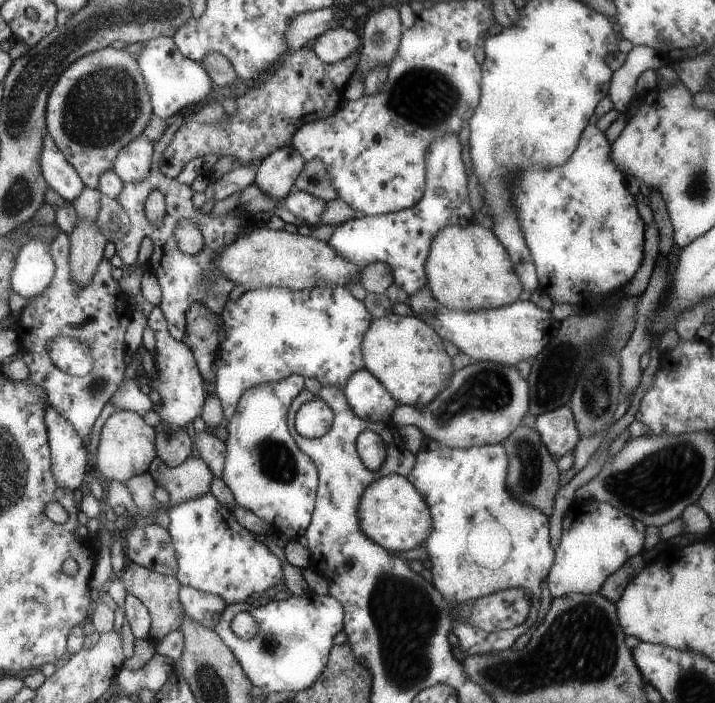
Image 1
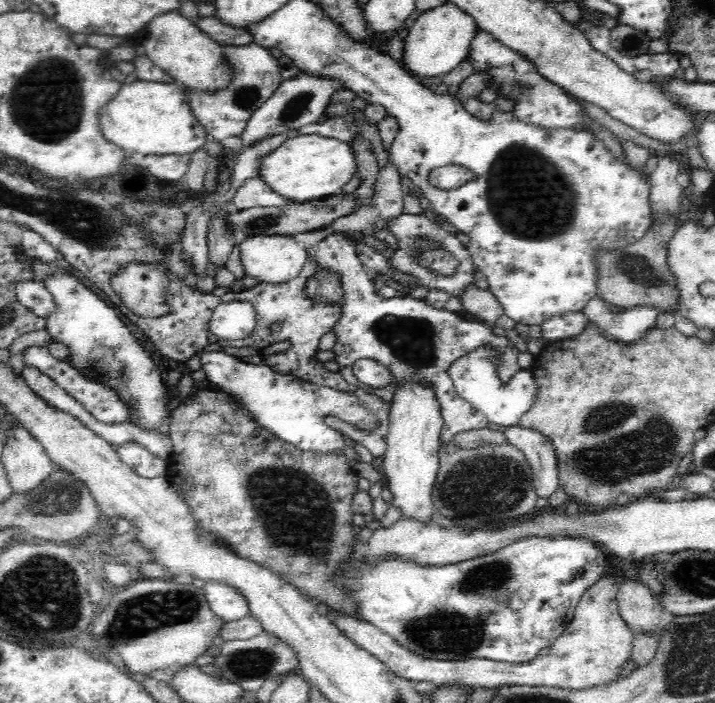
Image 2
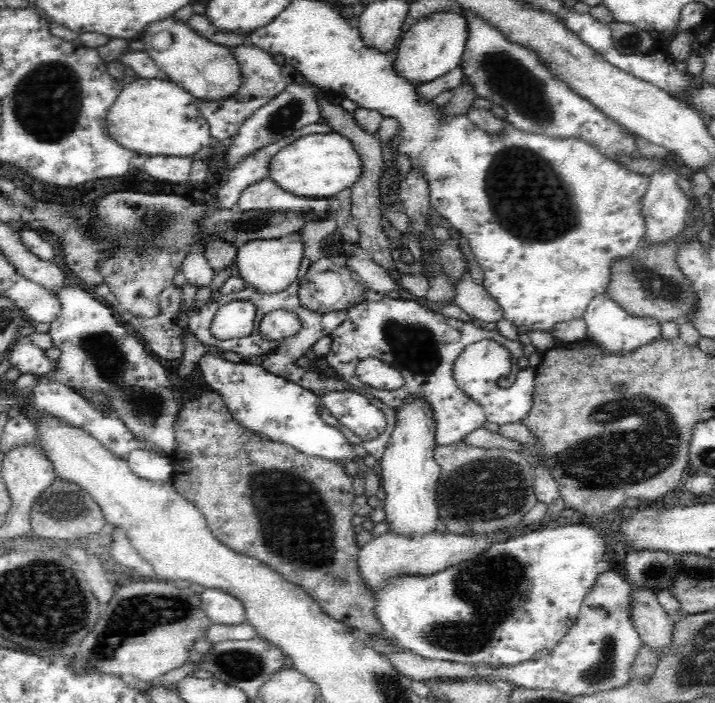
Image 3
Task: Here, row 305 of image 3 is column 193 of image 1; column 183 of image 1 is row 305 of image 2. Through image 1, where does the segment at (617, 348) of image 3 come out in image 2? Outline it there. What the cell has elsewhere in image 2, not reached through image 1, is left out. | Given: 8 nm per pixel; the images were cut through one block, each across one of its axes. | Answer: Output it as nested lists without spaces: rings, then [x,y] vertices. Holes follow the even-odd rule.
[[[596,296],[594,300],[590,300],[586,304],[584,316],[590,322],[598,324],[598,328],[604,334],[610,334],[610,338],[614,336],[618,340],[632,342],[638,336],[644,336],[644,334],[648,334],[650,330],[656,328],[656,322],[658,322],[658,316],[660,316],[660,308],[656,308],[652,304],[636,304],[636,306],[630,306],[618,318],[610,310],[606,310],[604,304],[606,302]]]

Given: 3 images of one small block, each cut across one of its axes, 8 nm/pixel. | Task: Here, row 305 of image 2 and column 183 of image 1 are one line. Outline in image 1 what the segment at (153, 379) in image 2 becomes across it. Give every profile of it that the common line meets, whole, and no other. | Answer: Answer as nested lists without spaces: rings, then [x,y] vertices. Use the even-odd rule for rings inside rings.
[[[155,38],[149,42],[143,42],[143,50],[135,54],[135,58],[141,64],[141,70],[147,78],[147,90],[155,108],[155,116],[169,118],[181,108],[195,104],[199,100],[205,100],[209,92],[213,92],[213,76],[205,68],[203,62],[197,62],[181,52],[181,46],[177,46],[175,38]]]

